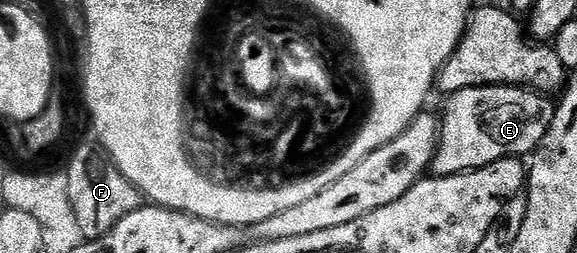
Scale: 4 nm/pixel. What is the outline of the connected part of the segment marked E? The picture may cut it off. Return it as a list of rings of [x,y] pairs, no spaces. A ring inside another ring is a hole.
[[[467,87],[447,96],[440,119],[440,140],[430,168],[433,176],[461,175],[499,159],[528,157],[546,137],[556,103],[527,87]]]

